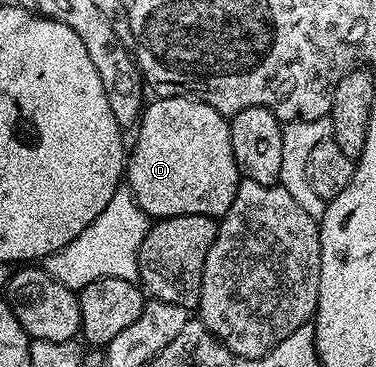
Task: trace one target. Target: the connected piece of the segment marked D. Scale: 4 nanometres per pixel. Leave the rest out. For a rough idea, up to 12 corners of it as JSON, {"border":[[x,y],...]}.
{"border":[[212,103],[142,111],[124,179],[150,218],[220,218],[239,173]]}

